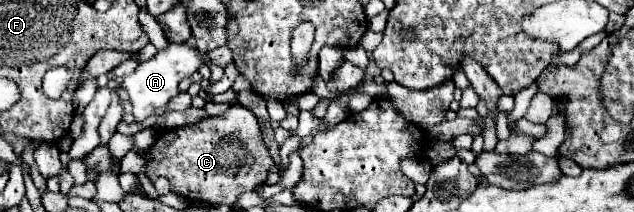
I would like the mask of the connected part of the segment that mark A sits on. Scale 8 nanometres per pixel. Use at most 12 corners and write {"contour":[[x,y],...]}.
{"contour":[[168,44],[126,76],[136,122],[166,106],[206,62],[226,68],[226,46]]}

